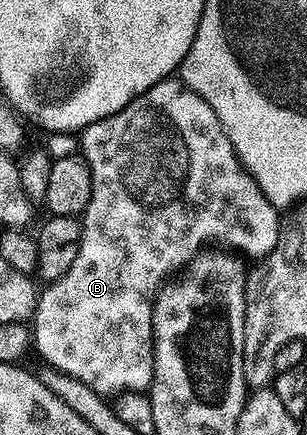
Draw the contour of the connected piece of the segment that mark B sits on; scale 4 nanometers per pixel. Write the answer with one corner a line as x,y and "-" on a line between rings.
177,77
159,81
154,87
147,89
139,97
135,97
119,113
108,115
105,119
95,121
90,127
84,128
79,135
79,151
91,171
91,197
81,219
79,253
75,253
75,261
71,261
71,269
67,269
63,277
52,280
46,286
49,288
46,291
44,288
38,294
37,307
33,310
31,320
31,343
35,351
46,359
45,363
50,368
86,383
99,396
141,393
153,382
153,301
157,298
157,291
161,288
161,284
166,282
167,276
184,268
185,264
190,263
198,255
203,245
212,244
209,243
212,239
217,242
214,244
234,249
245,257
248,255
268,256
277,244
277,236
283,230
282,224
280,222
277,224
279,211
271,205
271,201
267,201
263,189
259,189
257,182
241,164
227,133
221,128
215,109
211,109
211,105
207,105
203,97
196,95

